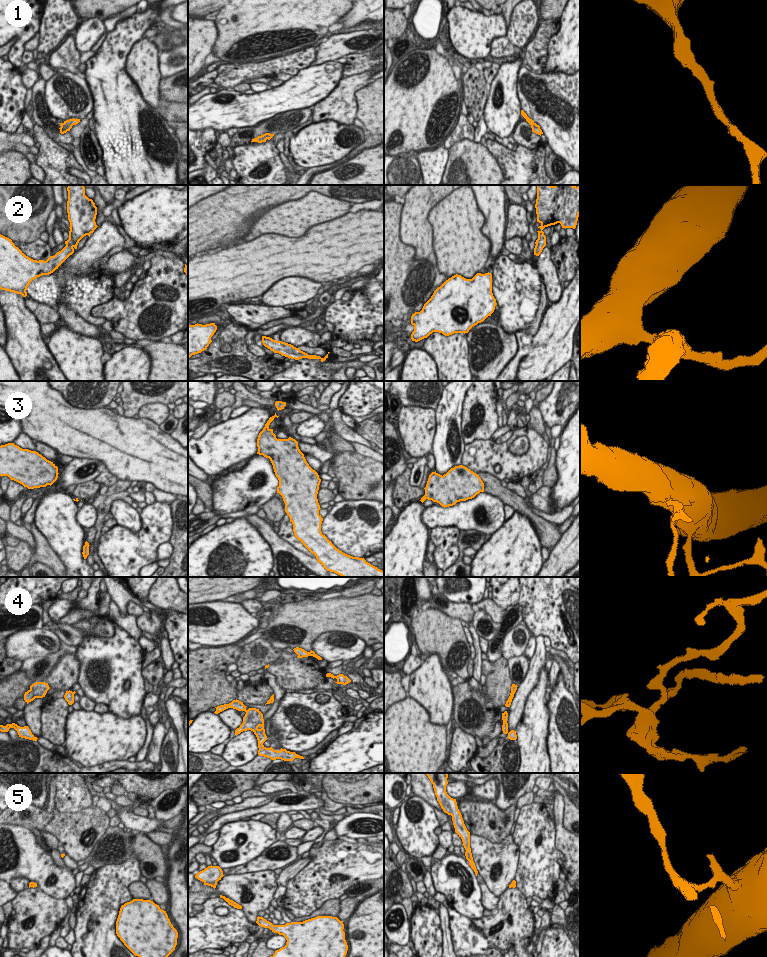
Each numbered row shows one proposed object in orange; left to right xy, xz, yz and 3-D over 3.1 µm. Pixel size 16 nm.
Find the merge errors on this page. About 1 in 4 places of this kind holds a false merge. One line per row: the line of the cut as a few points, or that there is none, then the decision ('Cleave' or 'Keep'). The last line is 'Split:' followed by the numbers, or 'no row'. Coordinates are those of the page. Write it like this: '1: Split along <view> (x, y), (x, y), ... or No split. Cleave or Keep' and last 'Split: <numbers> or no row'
1: No split. Keep
2: No split. Keep
3: No split. Keep
4: No split. Keep
5: No split. Keep
Split: no row

